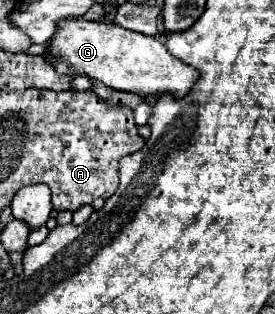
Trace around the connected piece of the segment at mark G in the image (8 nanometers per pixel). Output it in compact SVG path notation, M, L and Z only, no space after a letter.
M64 21L64 25L56 31L56 37L50 39L50 49L44 55L64 75L88 75L112 89L136 93L146 99L158 99L164 93L174 99L182 99L200 77L200 71L170 55L166 45L158 39L102 21Z

